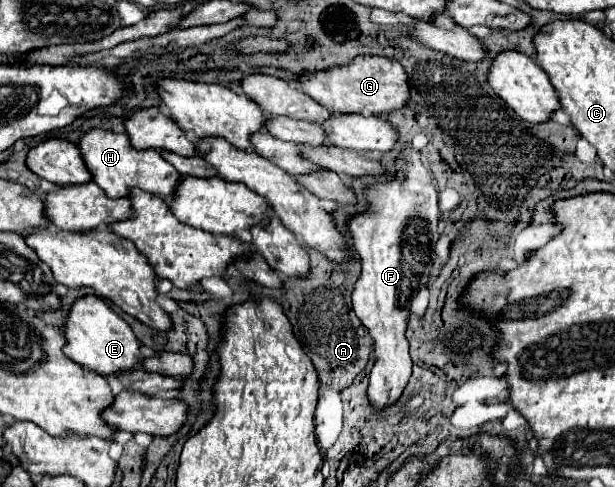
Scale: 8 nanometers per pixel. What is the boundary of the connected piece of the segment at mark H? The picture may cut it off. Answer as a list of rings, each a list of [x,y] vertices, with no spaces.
[[[91,128],[79,138],[79,150],[85,160],[87,170],[91,172],[91,180],[105,190],[109,198],[121,198],[127,196],[129,188],[141,188],[153,194],[171,196],[175,190],[175,184],[179,182],[179,174],[171,164],[157,152],[157,150],[137,150],[131,146],[127,134],[117,134],[111,130]]]

